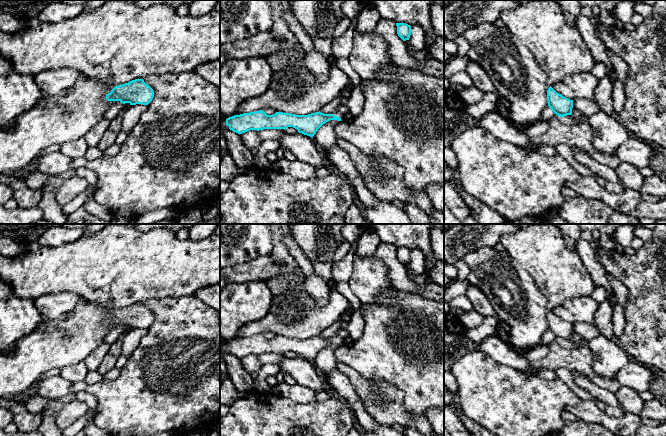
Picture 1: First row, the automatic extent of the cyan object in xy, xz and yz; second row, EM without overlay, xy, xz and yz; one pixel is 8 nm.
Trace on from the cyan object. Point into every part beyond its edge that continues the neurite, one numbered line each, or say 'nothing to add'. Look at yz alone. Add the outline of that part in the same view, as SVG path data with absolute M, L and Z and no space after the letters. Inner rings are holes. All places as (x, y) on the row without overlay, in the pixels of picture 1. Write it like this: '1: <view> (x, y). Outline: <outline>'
nothing to add

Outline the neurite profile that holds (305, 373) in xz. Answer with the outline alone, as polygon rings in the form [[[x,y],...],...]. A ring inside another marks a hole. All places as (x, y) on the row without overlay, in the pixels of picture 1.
[[[299,356],[296,358],[284,357],[277,365],[281,372],[291,375],[299,385],[316,392],[331,391],[331,386],[324,374],[310,360]]]

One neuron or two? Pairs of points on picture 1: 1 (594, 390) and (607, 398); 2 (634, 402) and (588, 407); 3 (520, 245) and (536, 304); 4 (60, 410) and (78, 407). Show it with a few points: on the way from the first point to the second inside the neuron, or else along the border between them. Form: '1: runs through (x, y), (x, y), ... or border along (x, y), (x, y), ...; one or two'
1: runs through (597, 392), (604, 395); one
2: border along (624, 412), (639, 416); two
3: border along (510, 255), (528, 272), (540, 291); two
4: runs through (64, 410), (74, 410); one

